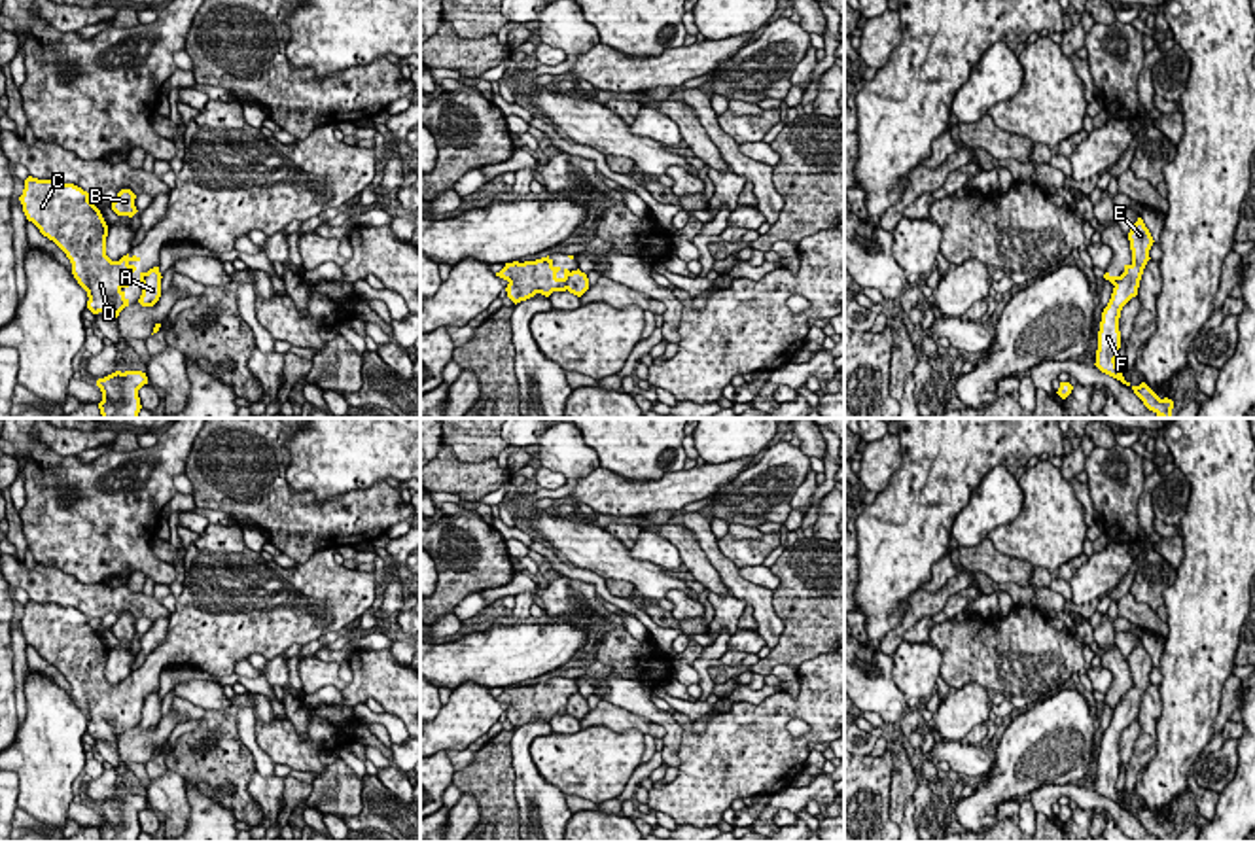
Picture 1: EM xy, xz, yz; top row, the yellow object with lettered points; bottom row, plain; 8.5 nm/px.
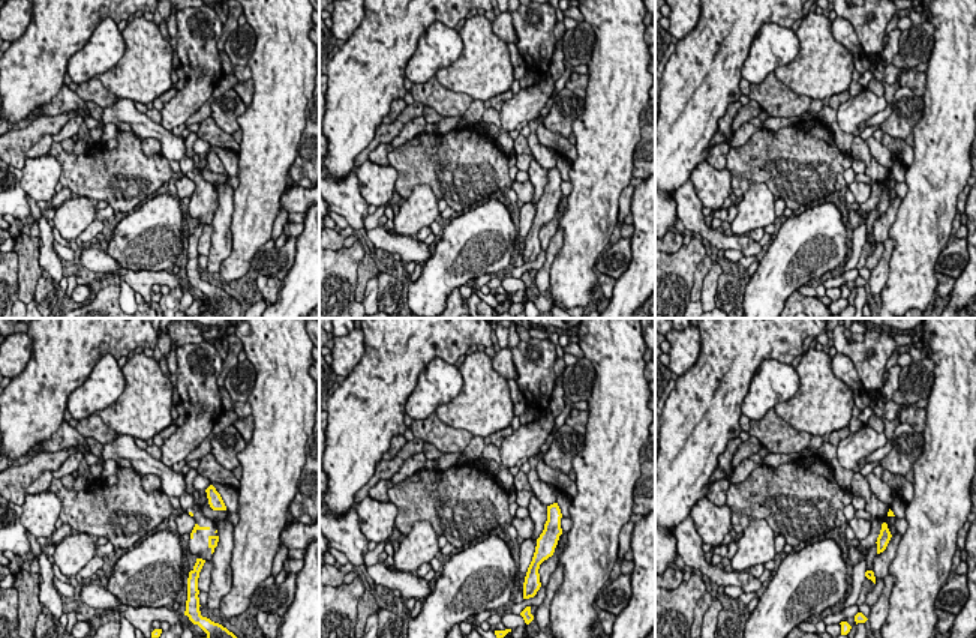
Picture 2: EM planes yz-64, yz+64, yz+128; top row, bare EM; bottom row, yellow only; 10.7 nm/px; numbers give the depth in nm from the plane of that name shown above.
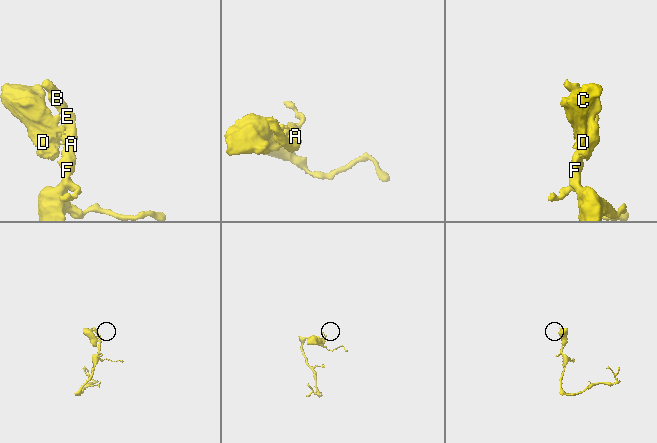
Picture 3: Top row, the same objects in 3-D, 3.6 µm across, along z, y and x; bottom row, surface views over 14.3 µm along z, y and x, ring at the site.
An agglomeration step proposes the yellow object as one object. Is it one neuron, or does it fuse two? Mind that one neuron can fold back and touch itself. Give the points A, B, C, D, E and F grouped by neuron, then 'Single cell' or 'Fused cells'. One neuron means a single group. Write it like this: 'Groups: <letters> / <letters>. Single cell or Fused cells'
Groups: A B E F / C D. Fused cells

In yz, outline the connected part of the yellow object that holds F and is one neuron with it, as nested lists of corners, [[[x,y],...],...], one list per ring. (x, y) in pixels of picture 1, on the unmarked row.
[[[1138,641],[1138,645],[1132,649],[1128,664],[1132,674],[1132,689],[1121,698],[1119,706],[1113,711],[1111,723],[1102,736],[1094,789],[1102,797],[1130,810],[1134,817],[1143,825],[1143,829],[1157,840],[1172,842],[1174,825],[1168,821],[1160,823],[1145,806],[1141,806],[1140,810],[1132,810],[1130,806],[1126,806],[1115,785],[1121,772],[1121,734],[1132,721],[1138,719],[1143,693],[1151,683],[1149,674],[1155,666],[1141,641]]]

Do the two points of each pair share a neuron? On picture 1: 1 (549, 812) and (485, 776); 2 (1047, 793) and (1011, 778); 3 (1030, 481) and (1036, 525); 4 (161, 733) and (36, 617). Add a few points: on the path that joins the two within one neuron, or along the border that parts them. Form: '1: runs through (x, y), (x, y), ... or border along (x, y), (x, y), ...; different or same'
1: border along (510, 748), (519, 822); different
2: border along (1078, 782), (1043, 784), (1026, 795); different
3: runs through (1036, 492), (1036, 513); same
4: border along (137, 725), (129, 727), (118, 740), (120, 767); different

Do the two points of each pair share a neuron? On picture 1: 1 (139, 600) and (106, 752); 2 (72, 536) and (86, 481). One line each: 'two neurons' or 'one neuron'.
1: two neurons
2: one neuron

